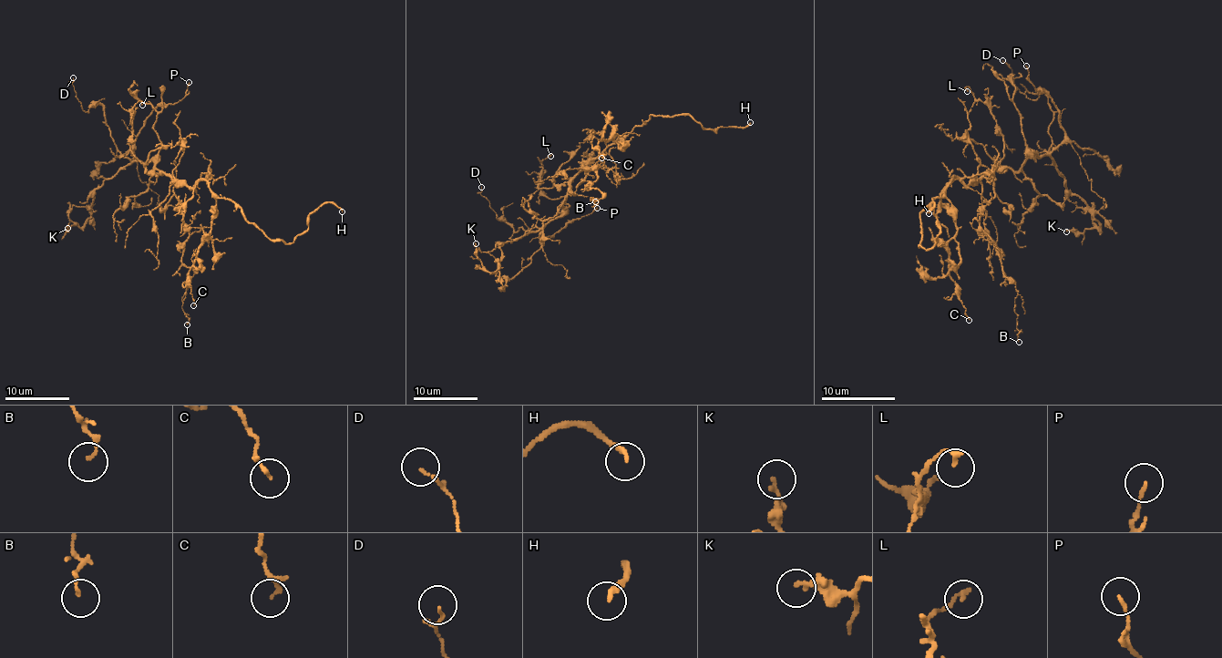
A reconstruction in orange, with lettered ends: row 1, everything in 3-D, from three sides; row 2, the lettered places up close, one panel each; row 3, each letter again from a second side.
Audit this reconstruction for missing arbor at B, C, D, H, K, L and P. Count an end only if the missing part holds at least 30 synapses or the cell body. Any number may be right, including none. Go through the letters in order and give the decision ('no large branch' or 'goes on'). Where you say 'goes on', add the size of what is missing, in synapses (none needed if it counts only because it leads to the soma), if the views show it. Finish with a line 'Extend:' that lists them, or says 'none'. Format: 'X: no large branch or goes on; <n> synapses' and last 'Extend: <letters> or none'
B: no large branch
C: no large branch
D: no large branch
H: goes on
K: no large branch
L: no large branch
P: no large branch
Extend: H

